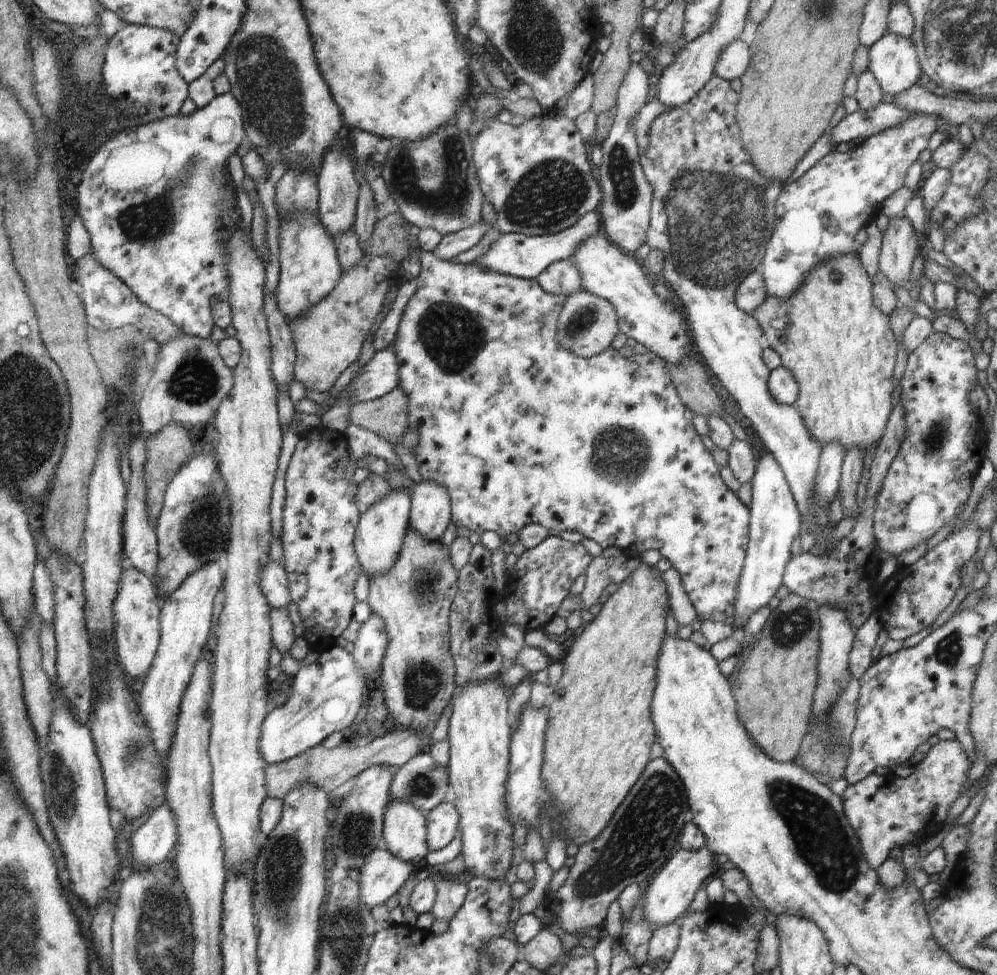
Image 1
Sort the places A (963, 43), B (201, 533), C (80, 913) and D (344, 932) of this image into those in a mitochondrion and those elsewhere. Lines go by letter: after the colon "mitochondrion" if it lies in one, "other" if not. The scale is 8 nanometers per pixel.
A: mitochondrion
B: mitochondrion
C: other
D: mitochondrion

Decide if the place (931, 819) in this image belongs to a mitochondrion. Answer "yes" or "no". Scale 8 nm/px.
no

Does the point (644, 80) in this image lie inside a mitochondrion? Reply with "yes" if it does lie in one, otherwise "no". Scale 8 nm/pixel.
no

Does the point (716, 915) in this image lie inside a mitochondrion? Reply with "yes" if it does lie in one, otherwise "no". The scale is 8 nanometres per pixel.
no

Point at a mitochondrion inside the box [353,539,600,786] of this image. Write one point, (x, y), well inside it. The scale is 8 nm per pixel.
(423, 680)

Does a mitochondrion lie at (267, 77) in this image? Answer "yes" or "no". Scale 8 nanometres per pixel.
yes

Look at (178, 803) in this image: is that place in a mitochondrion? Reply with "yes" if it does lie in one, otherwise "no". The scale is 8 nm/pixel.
no

